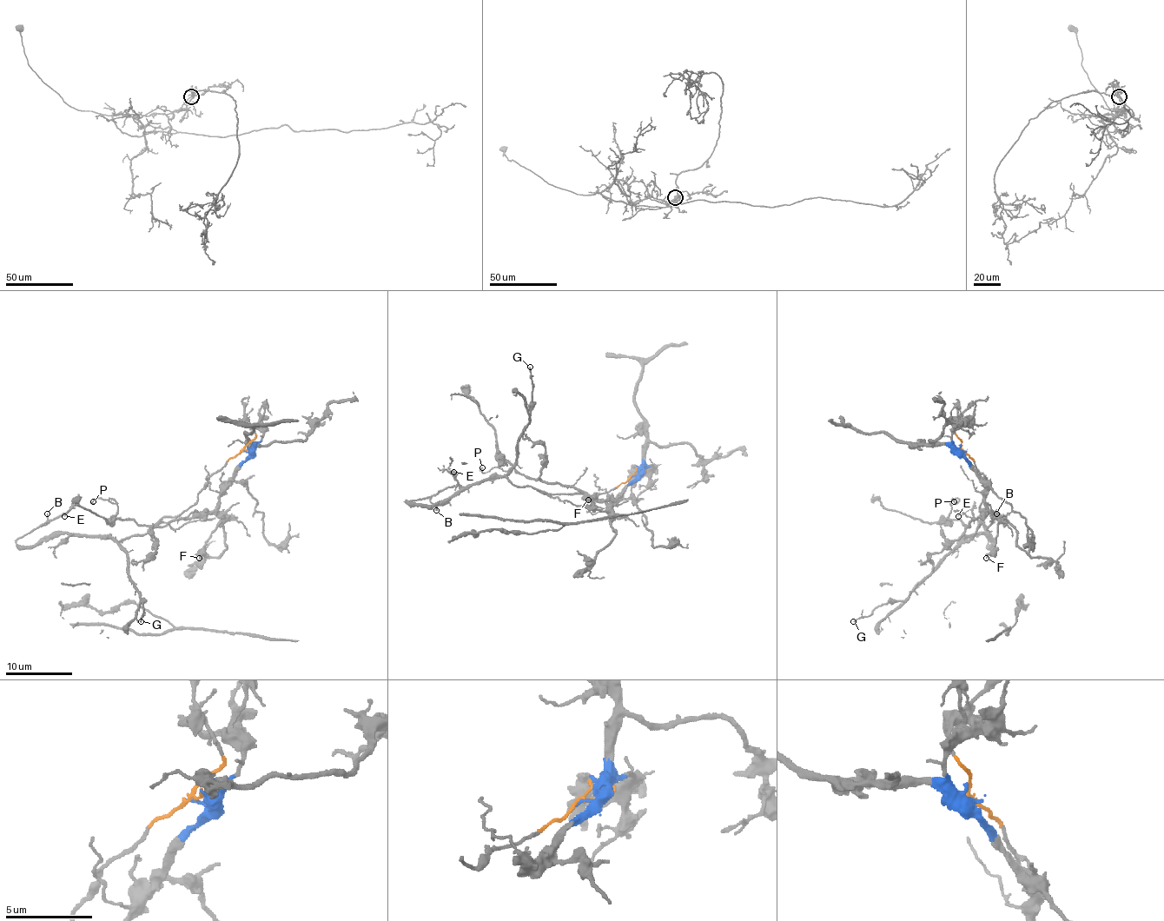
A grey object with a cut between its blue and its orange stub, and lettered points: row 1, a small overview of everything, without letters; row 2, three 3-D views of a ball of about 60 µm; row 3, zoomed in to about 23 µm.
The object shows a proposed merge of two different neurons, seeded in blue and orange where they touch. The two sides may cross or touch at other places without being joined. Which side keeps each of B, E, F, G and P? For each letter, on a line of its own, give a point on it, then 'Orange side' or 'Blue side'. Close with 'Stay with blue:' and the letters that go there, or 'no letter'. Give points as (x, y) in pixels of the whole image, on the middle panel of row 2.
B: Place: (436, 510). Orange side
E: Place: (453, 472). Orange side
F: Place: (588, 500). Blue side
G: Place: (530, 367). Orange side
P: Place: (482, 467). Blue side
Stay with blue: F, P

